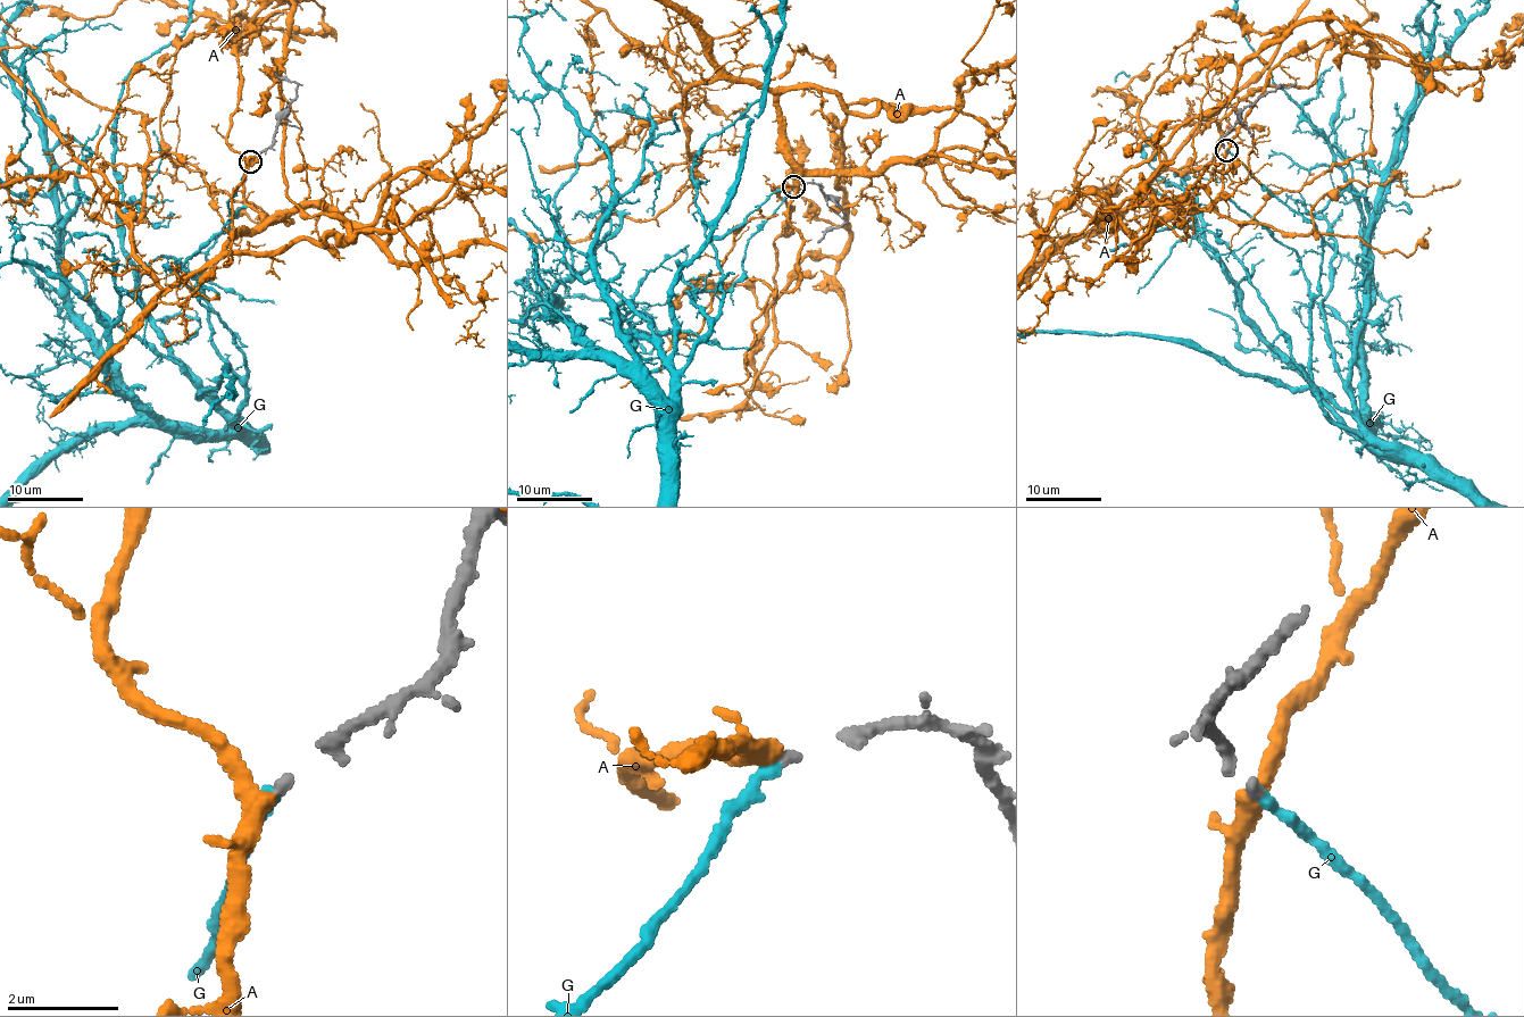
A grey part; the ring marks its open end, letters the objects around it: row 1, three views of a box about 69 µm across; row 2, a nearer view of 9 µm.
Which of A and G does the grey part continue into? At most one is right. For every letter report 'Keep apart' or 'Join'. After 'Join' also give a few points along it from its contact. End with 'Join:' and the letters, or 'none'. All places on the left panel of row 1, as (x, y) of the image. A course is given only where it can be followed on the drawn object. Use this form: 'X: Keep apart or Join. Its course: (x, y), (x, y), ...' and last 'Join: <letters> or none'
A: Join
G: Keep apart
Join: A

